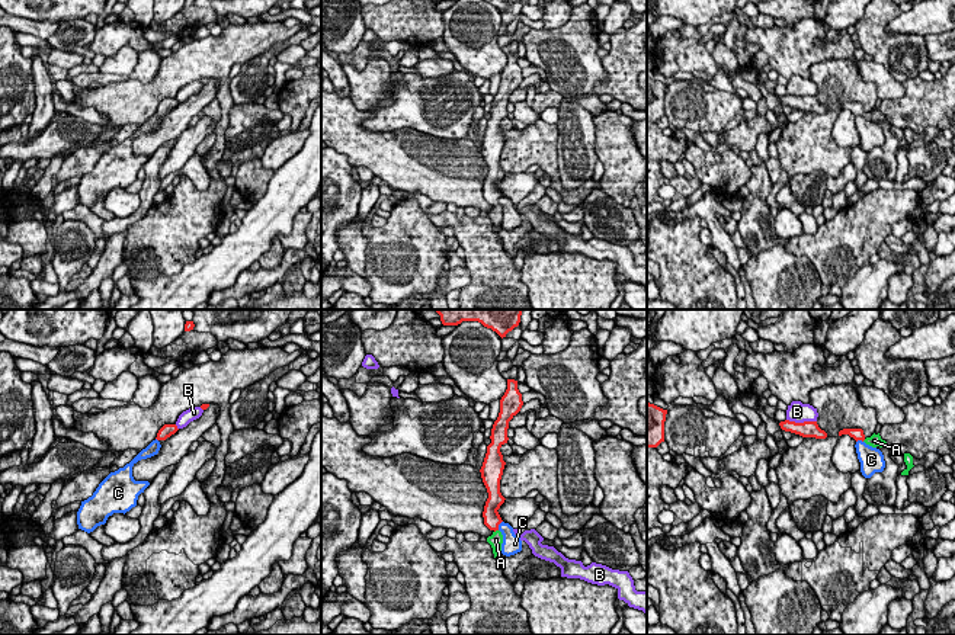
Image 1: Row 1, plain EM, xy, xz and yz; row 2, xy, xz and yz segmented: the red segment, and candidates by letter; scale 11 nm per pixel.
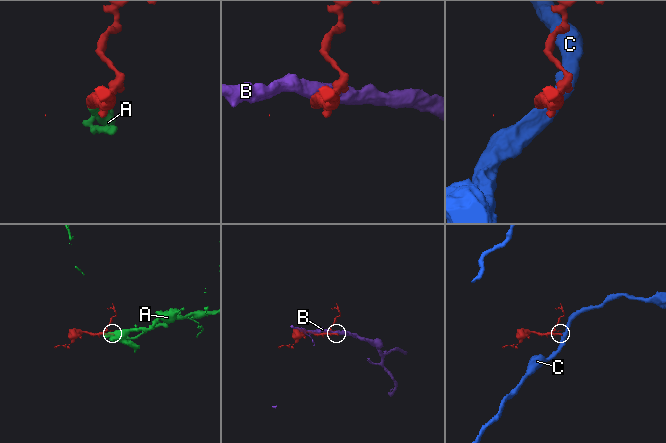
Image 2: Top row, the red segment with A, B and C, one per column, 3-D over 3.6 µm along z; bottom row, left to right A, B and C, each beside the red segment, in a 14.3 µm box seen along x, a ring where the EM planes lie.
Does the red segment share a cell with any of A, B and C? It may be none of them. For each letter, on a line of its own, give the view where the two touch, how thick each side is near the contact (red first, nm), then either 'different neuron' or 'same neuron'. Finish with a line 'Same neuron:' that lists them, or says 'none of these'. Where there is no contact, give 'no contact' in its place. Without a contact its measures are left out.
A: meets red in xz; 190 nm thick on the red side, 160 nm on the other; same neuron
B: meets red in yz; 190 nm thick on the red side, 220 nm on the other; different neuron
C: meets red in xz; 190 nm thick on the red side, 190 nm on the other; different neuron
Same neuron: A

